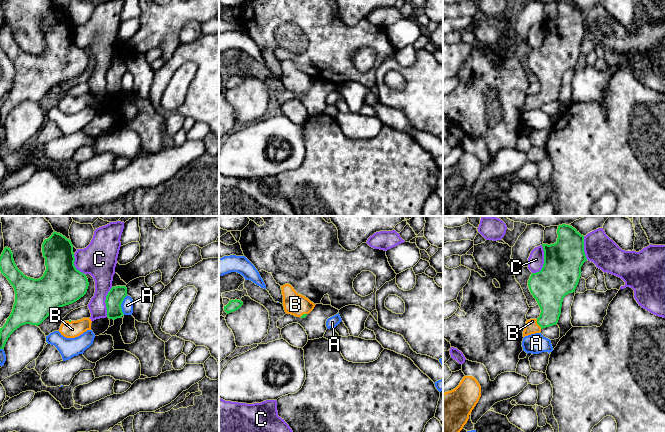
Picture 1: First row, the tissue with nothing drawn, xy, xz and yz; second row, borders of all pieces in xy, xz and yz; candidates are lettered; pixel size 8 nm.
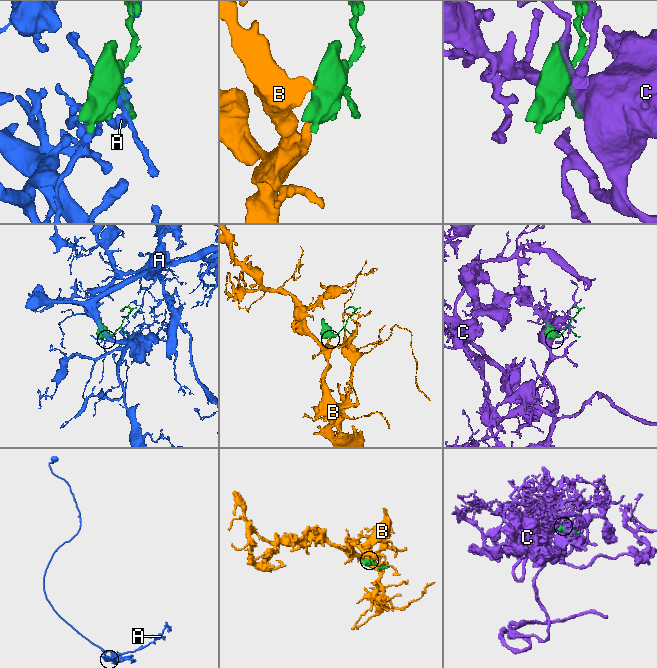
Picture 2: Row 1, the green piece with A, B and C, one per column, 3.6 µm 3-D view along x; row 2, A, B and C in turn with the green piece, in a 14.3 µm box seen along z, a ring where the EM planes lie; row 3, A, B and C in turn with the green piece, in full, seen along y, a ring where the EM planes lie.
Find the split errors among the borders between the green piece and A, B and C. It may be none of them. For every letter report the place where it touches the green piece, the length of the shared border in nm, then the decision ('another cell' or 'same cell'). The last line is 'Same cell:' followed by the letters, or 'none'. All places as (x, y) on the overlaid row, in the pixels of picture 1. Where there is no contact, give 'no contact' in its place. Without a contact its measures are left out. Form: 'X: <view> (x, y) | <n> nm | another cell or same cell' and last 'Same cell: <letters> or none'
A: xy (120, 305) | 160 nm | another cell
B: yz (538, 324) | 90 nm | same cell
C: yz (544, 261) | 240 nm | another cell
Same cell: B

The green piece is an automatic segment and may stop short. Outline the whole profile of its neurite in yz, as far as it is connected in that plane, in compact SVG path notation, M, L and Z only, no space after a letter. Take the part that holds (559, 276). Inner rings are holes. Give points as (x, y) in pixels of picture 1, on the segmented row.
M570 225L557 229L557 242L542 244L544 264L539 272L532 273L528 287L536 299L541 313L537 319L526 321L523 337L540 333L543 328L558 323L563 298L575 292L581 277L581 267L587 261L584 236Z

